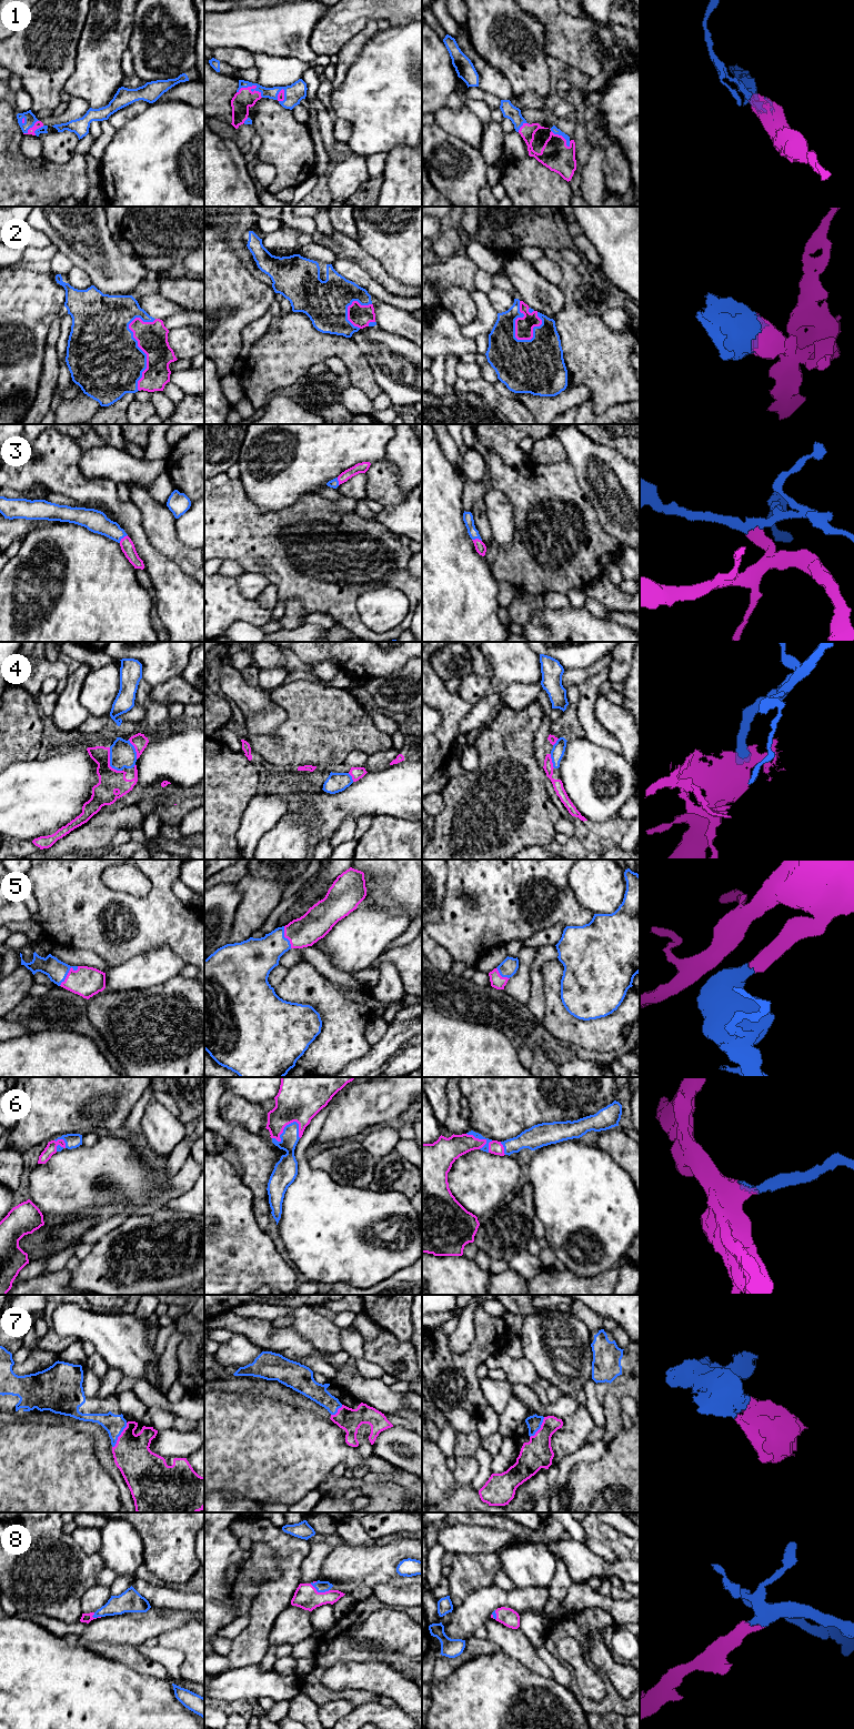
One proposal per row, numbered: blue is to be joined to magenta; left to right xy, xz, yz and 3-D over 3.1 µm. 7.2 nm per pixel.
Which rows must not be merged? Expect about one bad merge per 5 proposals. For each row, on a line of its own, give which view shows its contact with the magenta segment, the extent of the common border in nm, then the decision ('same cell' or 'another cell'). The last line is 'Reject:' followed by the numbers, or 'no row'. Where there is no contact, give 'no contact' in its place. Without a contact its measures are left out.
1: xz | 200 nm | same cell
2: xy | 550 nm | same cell
3: xy | 90 nm | same cell
4: xy | 200 nm | same cell
5: xy | 200 nm | same cell
6: xz | 220 nm | same cell
7: xy | 220 nm | same cell
8: xz | 150 nm | same cell
Reject: no row

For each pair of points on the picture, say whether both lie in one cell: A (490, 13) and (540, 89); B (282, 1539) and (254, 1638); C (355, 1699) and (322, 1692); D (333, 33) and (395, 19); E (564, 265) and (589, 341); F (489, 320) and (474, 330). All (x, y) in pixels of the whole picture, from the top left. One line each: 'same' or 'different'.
A: same
B: same
C: same
D: same
E: same
F: same

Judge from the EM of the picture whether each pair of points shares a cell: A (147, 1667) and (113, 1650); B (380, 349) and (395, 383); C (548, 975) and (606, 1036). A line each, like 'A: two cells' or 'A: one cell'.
A: one cell
B: one cell
C: one cell

